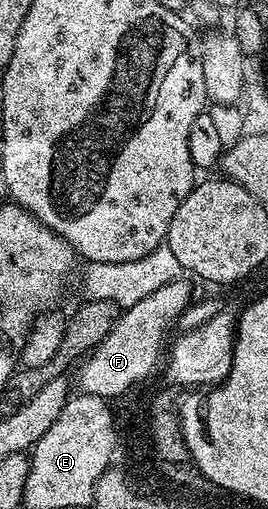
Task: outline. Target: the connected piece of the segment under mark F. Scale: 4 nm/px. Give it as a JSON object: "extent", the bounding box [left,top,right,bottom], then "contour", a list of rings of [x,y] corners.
{"extent":[79,278,192,400],"contour":[[[183,278],[170,281],[162,285],[162,289],[154,289],[150,297],[142,297],[138,305],[130,305],[119,312],[109,335],[79,364],[79,390],[83,394],[115,400],[115,395],[126,394],[135,383],[142,382],[155,369],[156,362],[160,359],[160,350],[163,347],[163,351],[165,350],[164,338],[167,337],[172,322],[188,311],[188,302],[192,299],[192,287],[184,282]]]}

